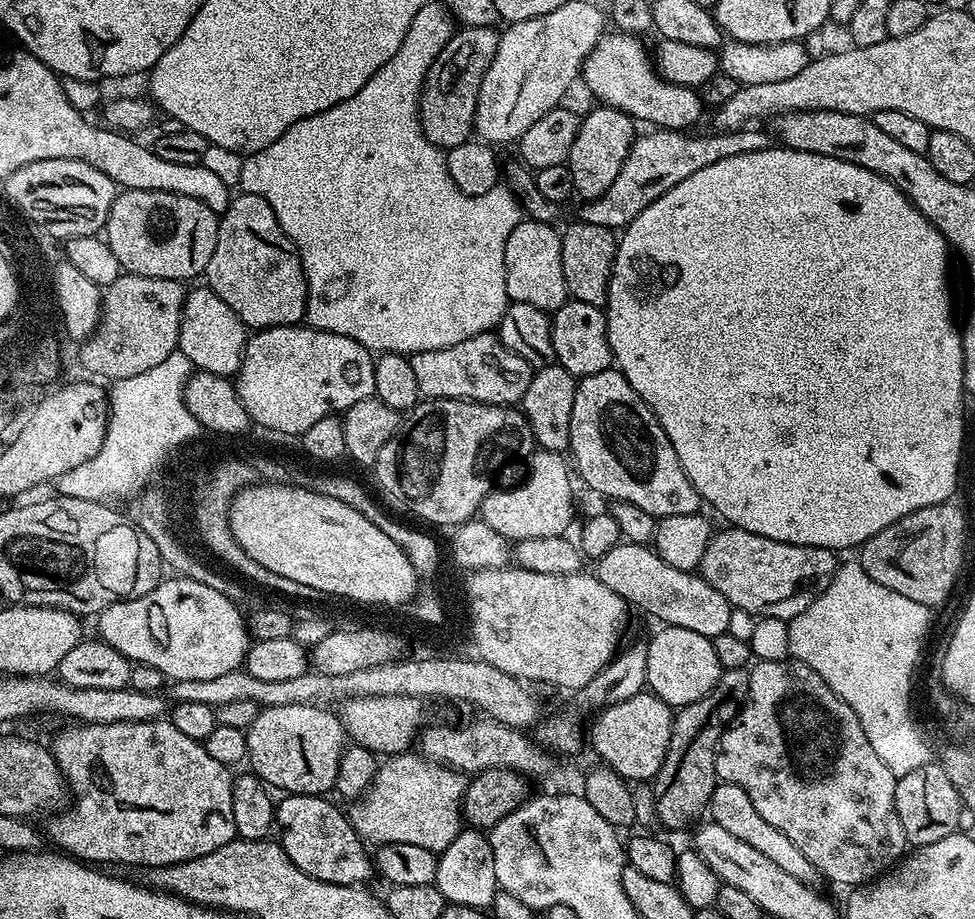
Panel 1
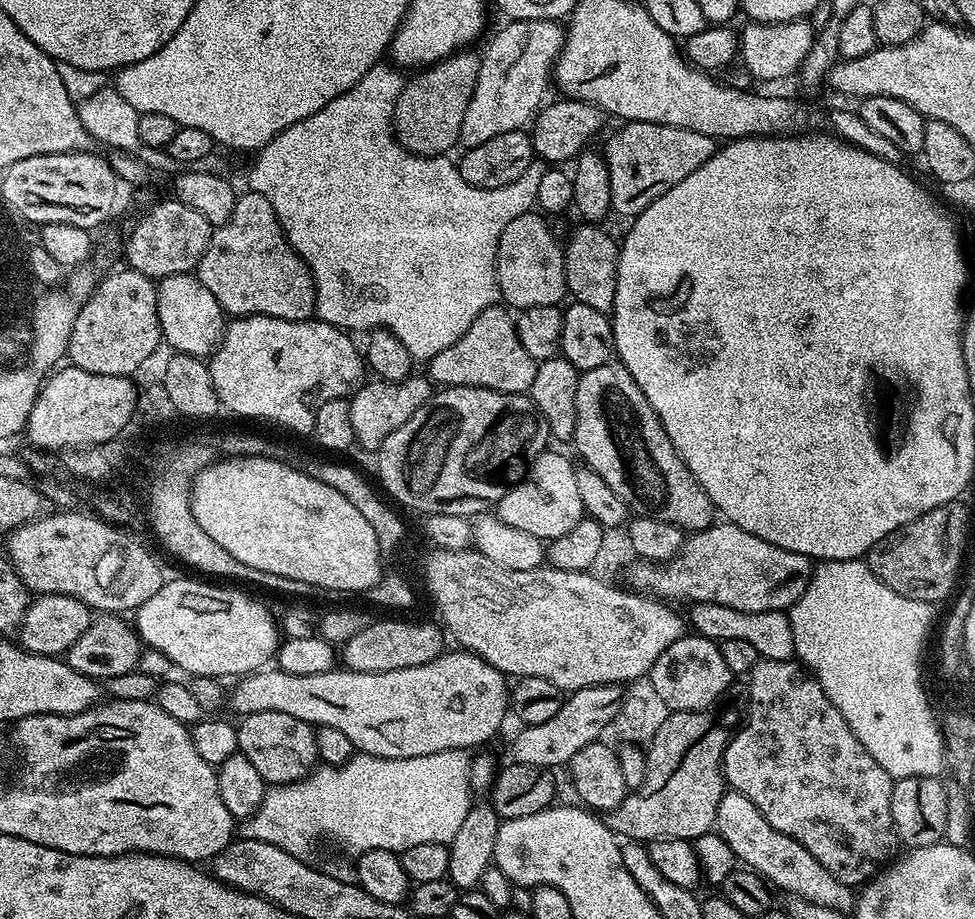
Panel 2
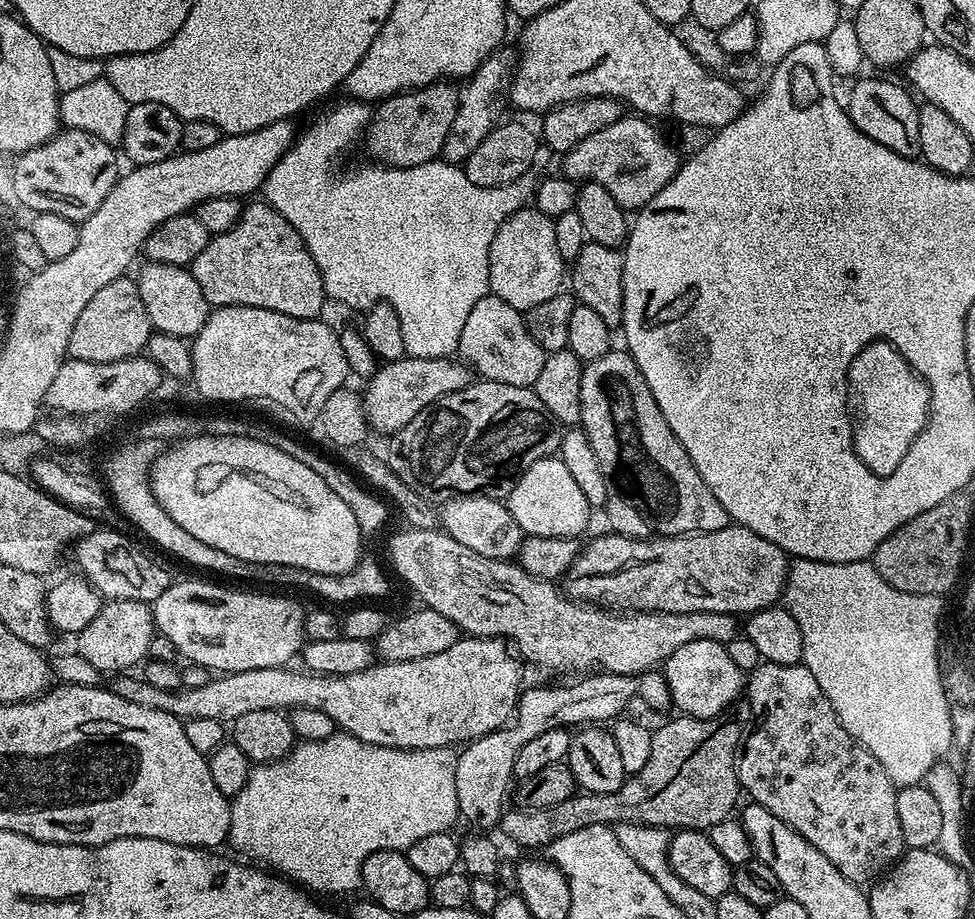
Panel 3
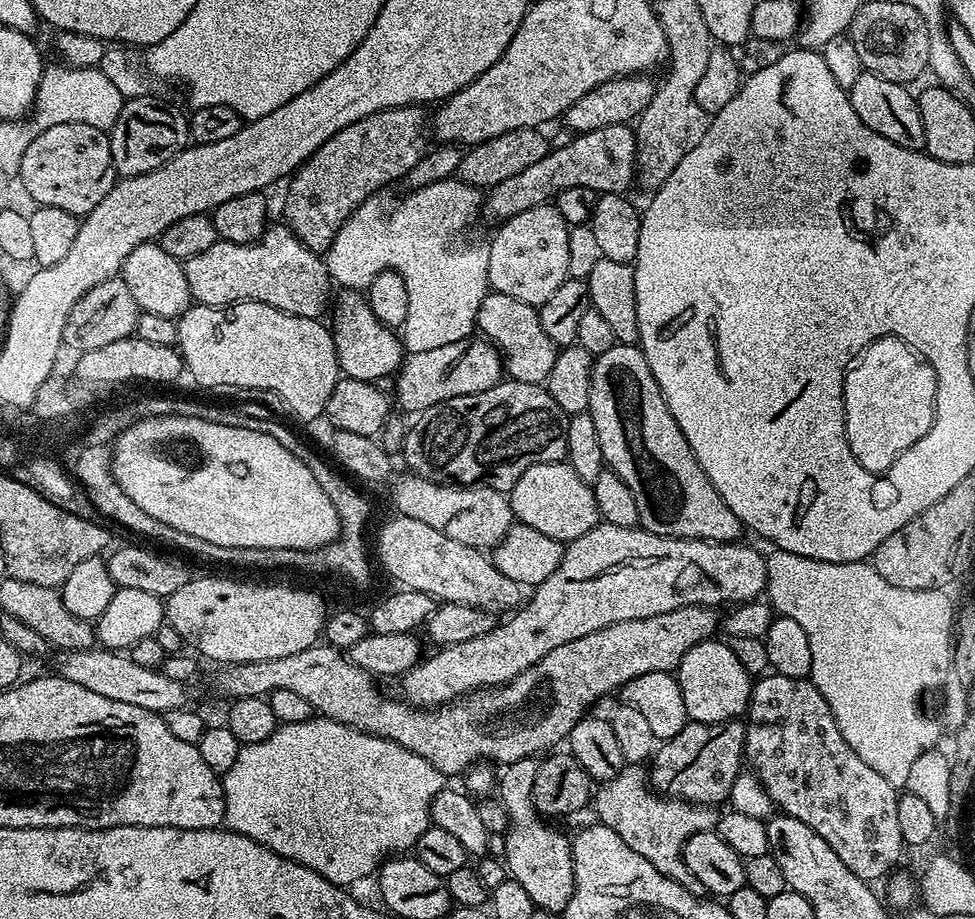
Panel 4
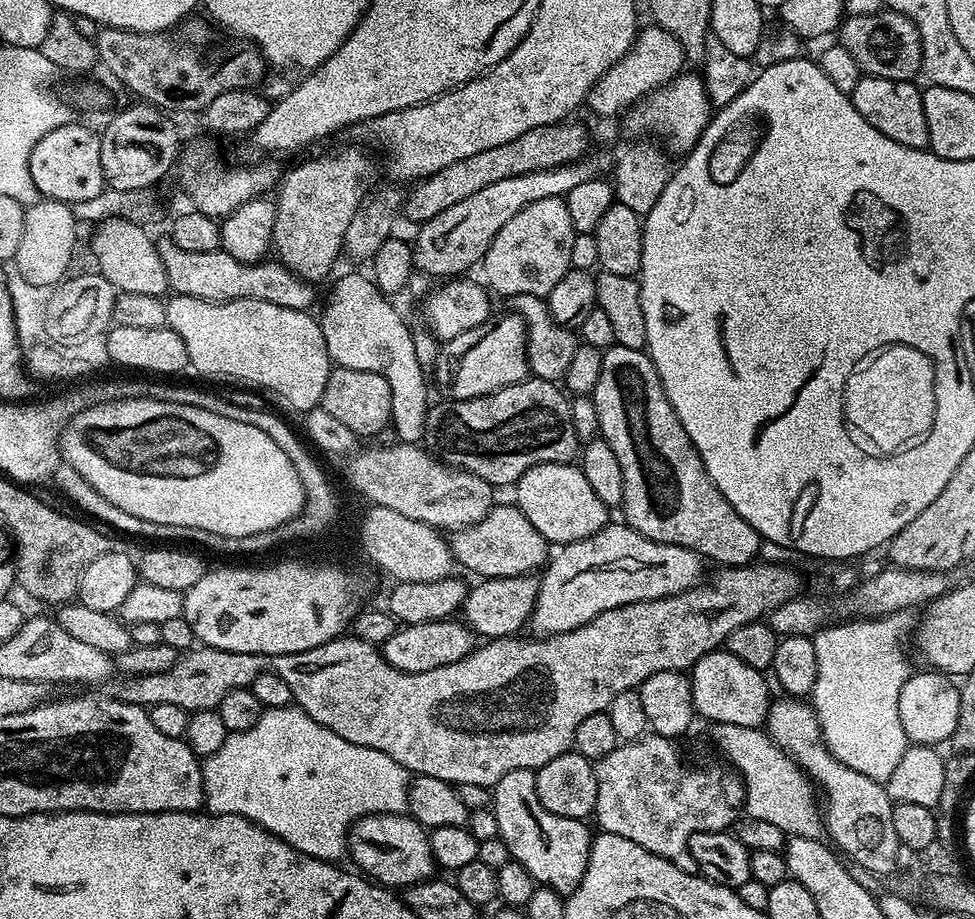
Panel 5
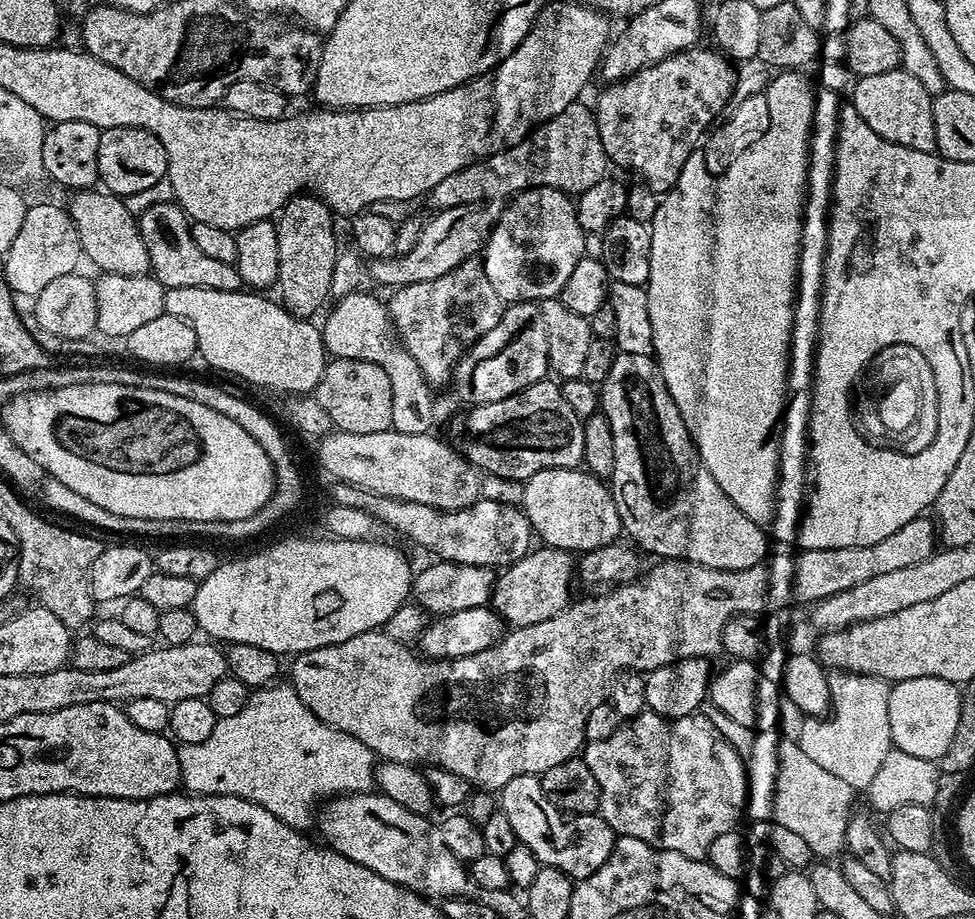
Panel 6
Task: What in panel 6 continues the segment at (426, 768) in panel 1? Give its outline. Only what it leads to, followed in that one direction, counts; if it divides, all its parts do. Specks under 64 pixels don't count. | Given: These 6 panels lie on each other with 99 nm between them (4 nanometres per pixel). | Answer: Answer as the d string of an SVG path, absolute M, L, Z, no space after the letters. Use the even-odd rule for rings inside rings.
M273 682L266 688L257 688L249 695L246 706L234 718L216 721L213 733L206 742L182 744L177 747L180 780L189 793L198 796L237 796L254 802L286 826L308 830L313 827L318 806L353 792L371 792L376 779L378 757L350 734L331 728L308 709L298 698L291 683Z

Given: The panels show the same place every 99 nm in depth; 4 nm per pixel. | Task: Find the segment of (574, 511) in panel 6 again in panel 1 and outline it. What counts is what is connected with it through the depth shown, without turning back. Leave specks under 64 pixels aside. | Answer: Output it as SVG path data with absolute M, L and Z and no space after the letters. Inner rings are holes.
M536 450L532 456L532 465L528 468L528 477L517 488L489 492L480 502L479 519L510 542L563 536L569 531L568 523L572 520L571 475L569 461L561 453Z

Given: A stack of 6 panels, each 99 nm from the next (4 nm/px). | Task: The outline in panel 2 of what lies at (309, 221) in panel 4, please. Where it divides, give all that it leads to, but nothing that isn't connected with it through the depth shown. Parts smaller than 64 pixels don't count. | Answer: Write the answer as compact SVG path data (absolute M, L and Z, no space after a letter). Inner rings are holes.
M461 50L437 64L429 64L405 79L404 89L396 103L394 127L396 139L406 149L419 156L442 156L460 144L462 118L470 106L470 94L478 86L479 51Z

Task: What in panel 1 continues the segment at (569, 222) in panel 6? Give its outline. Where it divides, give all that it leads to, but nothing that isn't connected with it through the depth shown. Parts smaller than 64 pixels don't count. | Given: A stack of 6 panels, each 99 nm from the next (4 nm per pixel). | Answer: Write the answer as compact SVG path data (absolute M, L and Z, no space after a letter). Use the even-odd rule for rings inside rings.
M521 219L514 230L510 230L510 238L506 238L506 290L509 301L518 304L529 304L546 313L553 313L570 299L566 278L562 274L561 233L552 229L553 225L547 220Z

